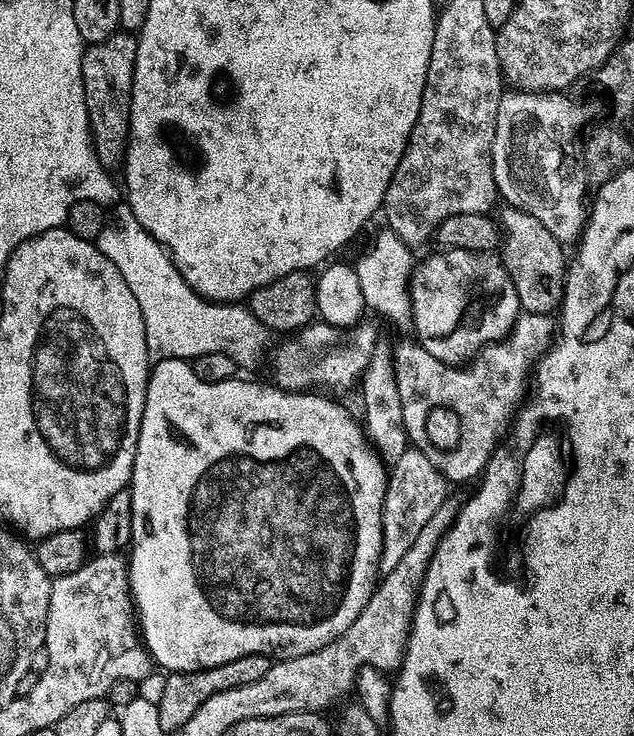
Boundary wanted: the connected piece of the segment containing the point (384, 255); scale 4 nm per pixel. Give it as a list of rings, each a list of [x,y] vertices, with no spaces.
[[[389,228],[377,236],[374,246],[355,265],[362,287],[365,307],[390,320],[400,331],[415,329],[412,315],[411,285],[416,270],[416,258],[408,245],[401,242]]]

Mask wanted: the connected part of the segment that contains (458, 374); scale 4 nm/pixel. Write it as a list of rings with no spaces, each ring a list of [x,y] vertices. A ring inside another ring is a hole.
[[[524,312],[516,320],[516,326],[509,340],[497,342],[482,352],[484,361],[476,365],[472,372],[466,366],[453,366],[444,364],[438,358],[434,358],[429,352],[421,348],[419,343],[404,345],[396,352],[396,376],[404,397],[404,428],[408,431],[408,439],[411,447],[422,450],[430,462],[450,482],[456,480],[472,480],[481,475],[487,469],[489,461],[497,455],[496,447],[500,439],[508,432],[512,424],[512,415],[524,396],[524,383],[528,380],[528,374],[533,371],[534,366],[528,360],[536,364],[532,356],[540,360],[536,352],[543,357],[540,348],[544,346],[544,340],[548,339],[548,322],[552,318],[549,314],[534,314]]]

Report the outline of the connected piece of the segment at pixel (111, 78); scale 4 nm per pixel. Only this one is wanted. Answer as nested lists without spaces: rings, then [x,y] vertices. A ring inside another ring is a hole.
[[[120,30],[102,42],[87,45],[82,58],[82,86],[88,107],[90,136],[94,141],[97,161],[108,170],[119,169],[128,150],[136,41],[137,37],[133,33]]]

